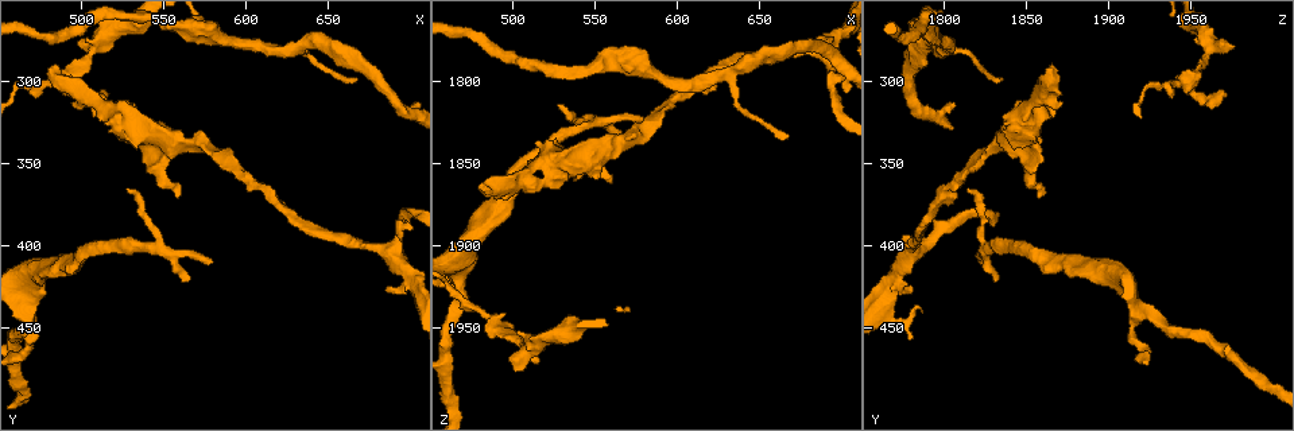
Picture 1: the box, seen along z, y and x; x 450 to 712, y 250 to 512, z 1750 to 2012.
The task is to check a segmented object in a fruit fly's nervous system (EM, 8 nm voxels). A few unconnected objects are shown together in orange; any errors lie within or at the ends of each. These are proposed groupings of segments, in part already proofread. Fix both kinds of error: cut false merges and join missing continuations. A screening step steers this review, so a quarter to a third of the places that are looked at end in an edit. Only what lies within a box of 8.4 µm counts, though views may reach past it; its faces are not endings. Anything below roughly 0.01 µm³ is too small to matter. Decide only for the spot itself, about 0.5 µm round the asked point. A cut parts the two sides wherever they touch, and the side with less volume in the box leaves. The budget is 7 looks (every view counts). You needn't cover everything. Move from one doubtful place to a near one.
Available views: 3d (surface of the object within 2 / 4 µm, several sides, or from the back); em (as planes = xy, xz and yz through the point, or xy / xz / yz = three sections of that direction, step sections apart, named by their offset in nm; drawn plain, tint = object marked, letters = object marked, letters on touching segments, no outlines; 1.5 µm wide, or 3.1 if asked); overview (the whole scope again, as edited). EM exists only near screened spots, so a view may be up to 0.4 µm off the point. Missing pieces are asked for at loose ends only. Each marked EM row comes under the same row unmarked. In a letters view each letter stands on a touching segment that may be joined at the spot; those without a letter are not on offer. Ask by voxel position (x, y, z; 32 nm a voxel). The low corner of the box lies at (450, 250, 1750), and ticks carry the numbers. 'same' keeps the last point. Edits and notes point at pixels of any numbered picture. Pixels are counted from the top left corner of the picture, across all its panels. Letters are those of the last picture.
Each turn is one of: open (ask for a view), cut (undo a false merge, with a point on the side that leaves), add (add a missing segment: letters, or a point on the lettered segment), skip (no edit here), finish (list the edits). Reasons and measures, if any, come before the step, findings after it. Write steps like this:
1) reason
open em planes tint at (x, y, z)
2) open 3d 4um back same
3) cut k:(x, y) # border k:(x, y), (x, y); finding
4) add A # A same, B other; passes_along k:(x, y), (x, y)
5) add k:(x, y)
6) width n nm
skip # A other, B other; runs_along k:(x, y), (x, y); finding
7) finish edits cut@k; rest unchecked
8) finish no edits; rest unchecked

branch stops here
open 3d 4um at (516, 306, 1970)

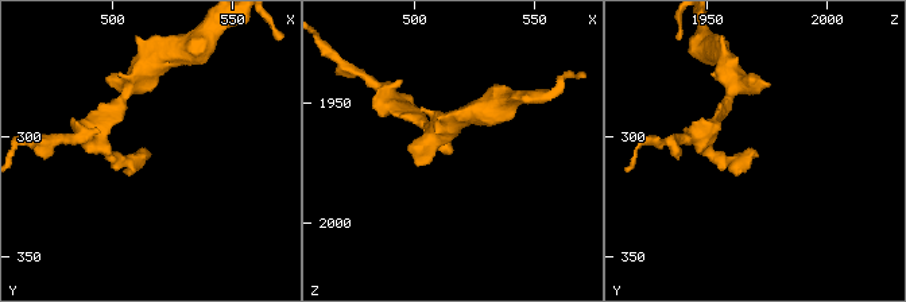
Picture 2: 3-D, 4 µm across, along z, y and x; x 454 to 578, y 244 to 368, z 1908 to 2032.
need the tissue
open em planes letters at (515, 308, 1970)

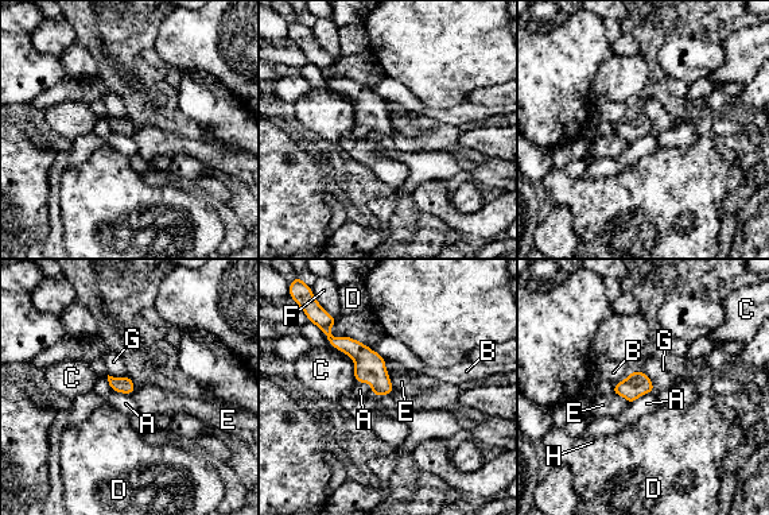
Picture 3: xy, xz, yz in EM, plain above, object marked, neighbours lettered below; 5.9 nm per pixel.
skip # A other, B other, C other, D other, E other, F other, G other, H other; border 3:(384, 360), (393, 390); none of them fits

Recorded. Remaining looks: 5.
branch stops here
open em planes letters at (558, 370, 1858)

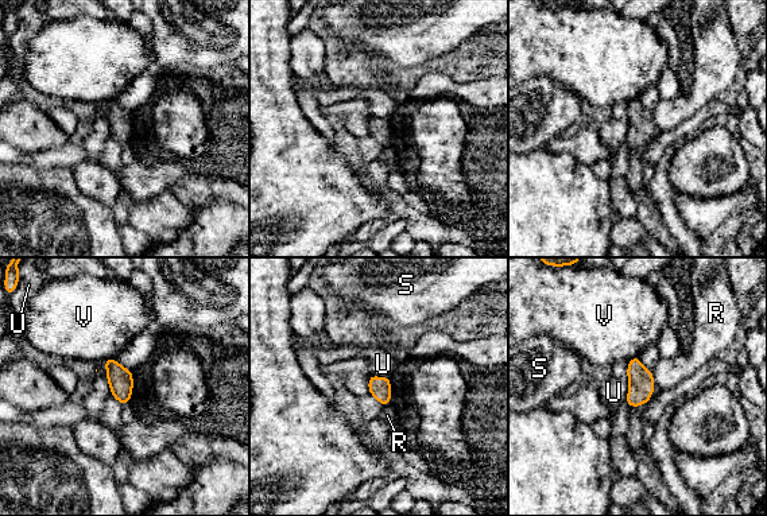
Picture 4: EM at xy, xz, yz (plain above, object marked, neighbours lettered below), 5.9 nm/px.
skip # R other, S other, U other, V other; border 4:(627, 376), (627, 398), (624, 402); no lettered segment goes on from it

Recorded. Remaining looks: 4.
open em xz step 8 tint at (528, 368, 1814)

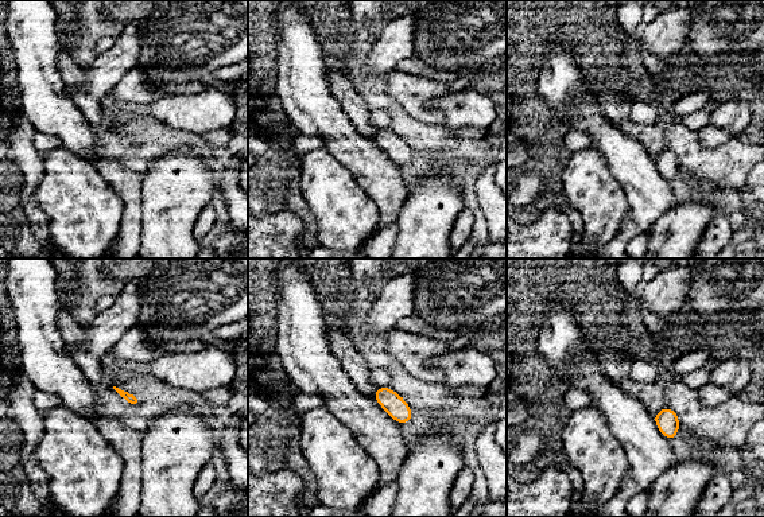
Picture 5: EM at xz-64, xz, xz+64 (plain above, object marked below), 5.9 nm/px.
another direction
open em planes letters same

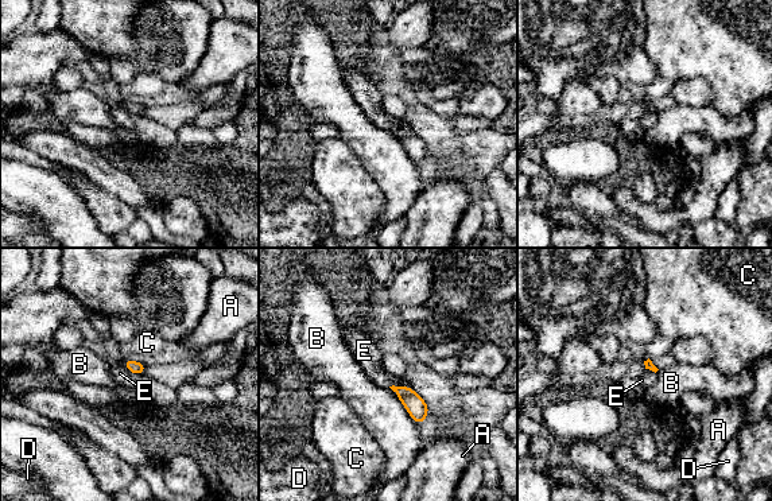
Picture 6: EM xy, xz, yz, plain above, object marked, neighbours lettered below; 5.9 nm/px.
skip # A other, B other, C other, D other, E other; border 6:(123, 365), (136, 375); none of them fits

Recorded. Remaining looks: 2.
finish no edits; rest unchecked

